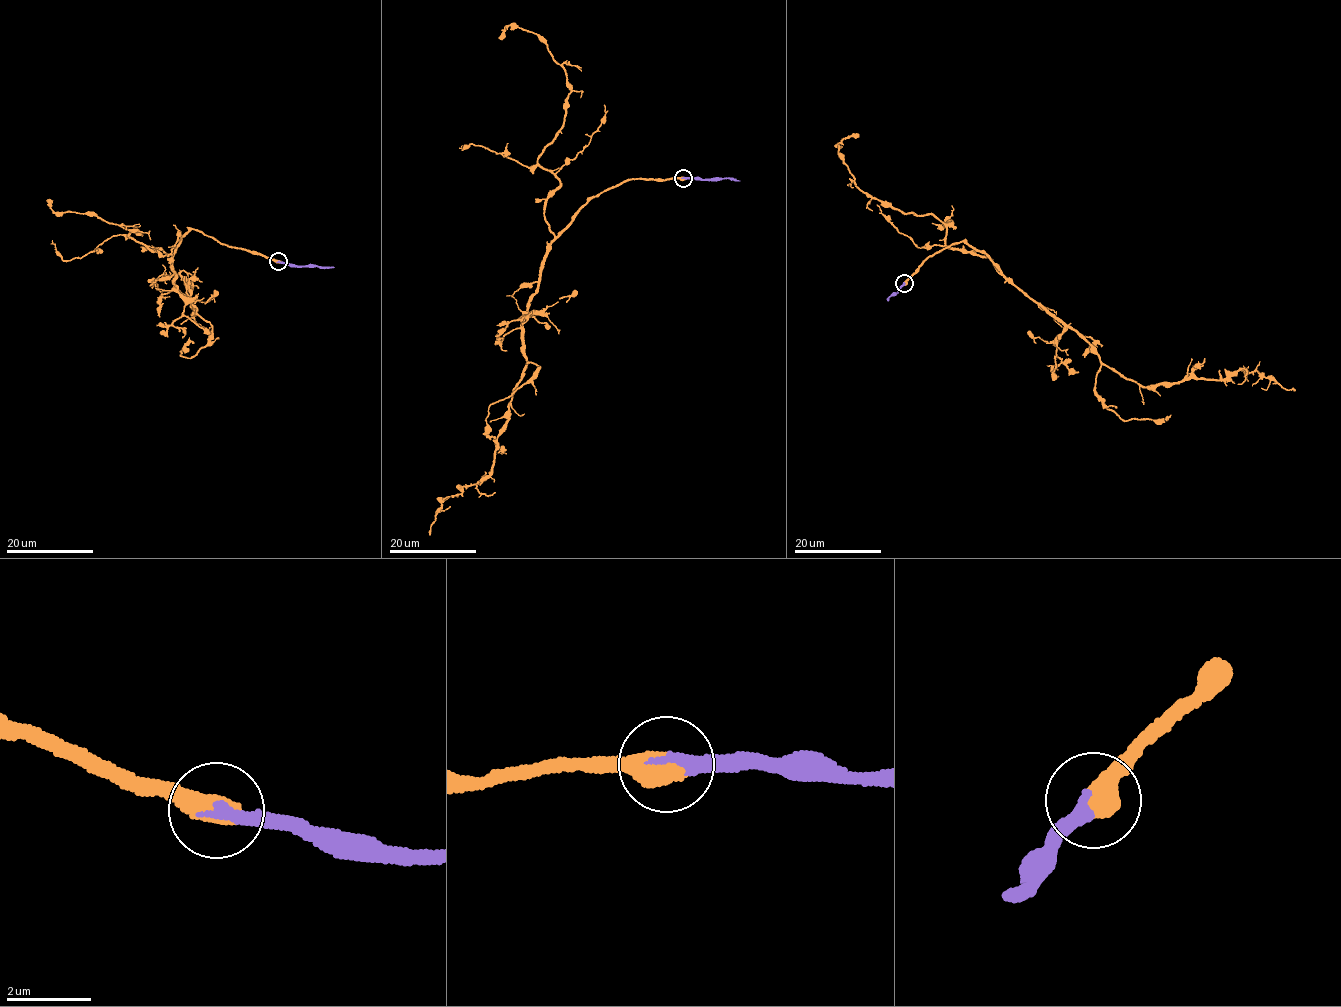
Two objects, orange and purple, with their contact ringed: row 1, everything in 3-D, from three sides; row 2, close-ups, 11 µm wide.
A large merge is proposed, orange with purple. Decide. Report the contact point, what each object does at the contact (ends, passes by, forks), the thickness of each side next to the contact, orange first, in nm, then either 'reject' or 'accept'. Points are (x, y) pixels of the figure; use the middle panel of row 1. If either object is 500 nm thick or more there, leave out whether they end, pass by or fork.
(683, 178) | 650/340 nm | accept

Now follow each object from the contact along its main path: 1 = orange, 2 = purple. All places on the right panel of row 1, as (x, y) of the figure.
1: (905, 283), (926, 259), (962, 242), (1081, 334), (1109, 368), (1144, 387), (1218, 380), (1243, 369), (1295, 390)
2: (905, 283), (887, 301)

